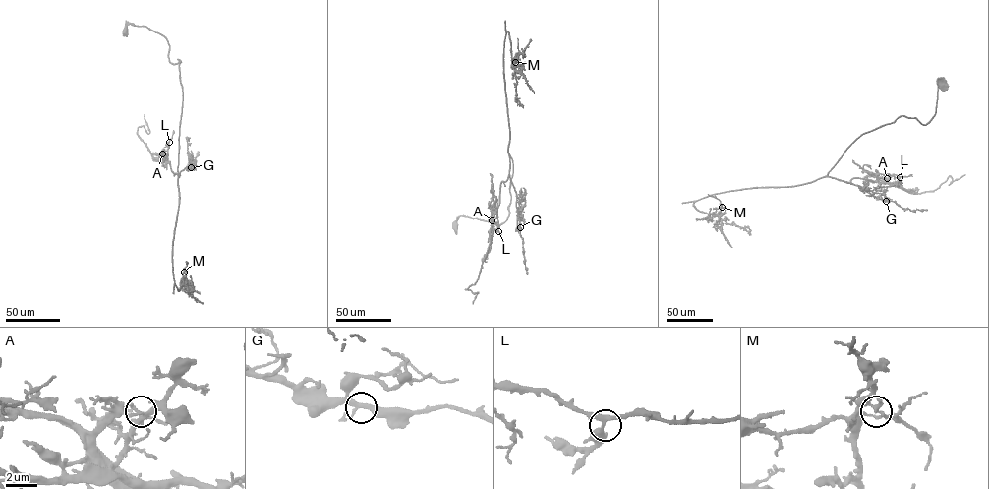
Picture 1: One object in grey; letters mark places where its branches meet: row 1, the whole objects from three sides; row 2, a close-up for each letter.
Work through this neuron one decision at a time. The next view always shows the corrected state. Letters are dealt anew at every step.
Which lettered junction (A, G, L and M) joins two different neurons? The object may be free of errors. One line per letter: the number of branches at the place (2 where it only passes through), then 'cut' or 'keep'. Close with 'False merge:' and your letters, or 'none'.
A: branches 3; cut
G: branches 3; keep
L: branches 3; keep
M: branches 3; keep
False merge: A

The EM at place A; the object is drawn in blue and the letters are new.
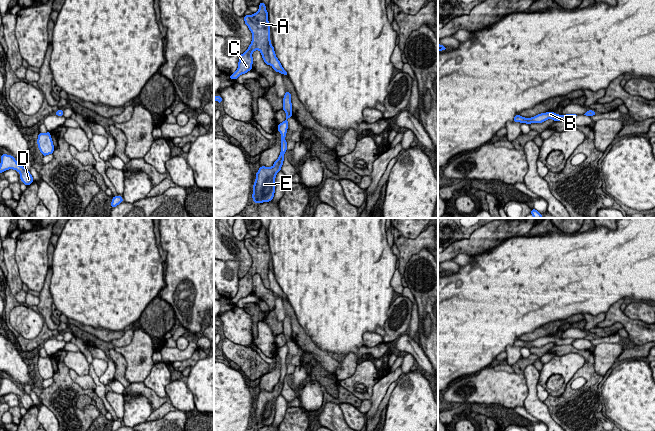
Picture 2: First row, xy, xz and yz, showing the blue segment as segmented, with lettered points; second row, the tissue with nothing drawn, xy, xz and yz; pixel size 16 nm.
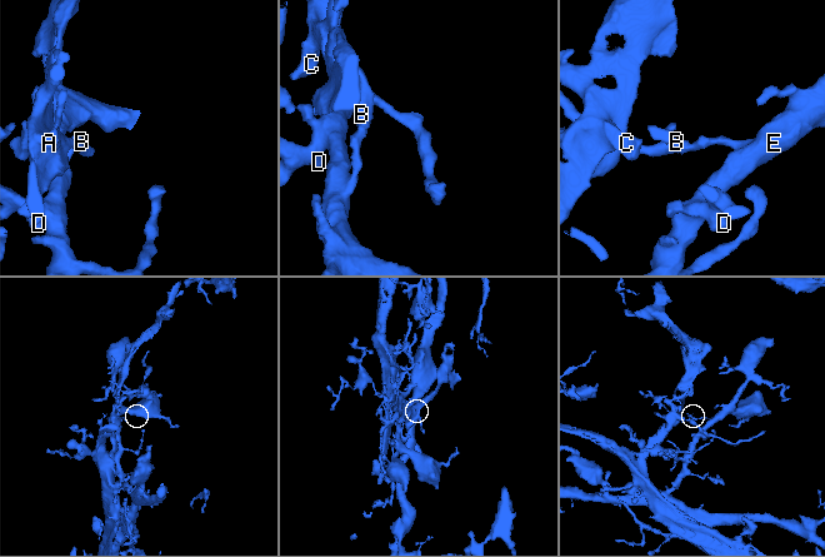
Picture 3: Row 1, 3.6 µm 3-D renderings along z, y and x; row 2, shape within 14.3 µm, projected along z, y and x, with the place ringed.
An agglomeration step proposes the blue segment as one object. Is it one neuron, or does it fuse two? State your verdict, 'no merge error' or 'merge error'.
merge error

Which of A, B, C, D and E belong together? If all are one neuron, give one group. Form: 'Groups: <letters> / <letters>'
Groups: A B C / D E

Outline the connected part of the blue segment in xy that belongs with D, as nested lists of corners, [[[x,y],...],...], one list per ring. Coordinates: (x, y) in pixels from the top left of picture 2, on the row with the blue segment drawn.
[[[3,154],[1,156],[0,173],[9,169],[13,169],[19,172],[21,182],[23,182],[26,186],[34,182],[30,172],[24,166],[22,167],[21,165],[19,165],[13,156]]]

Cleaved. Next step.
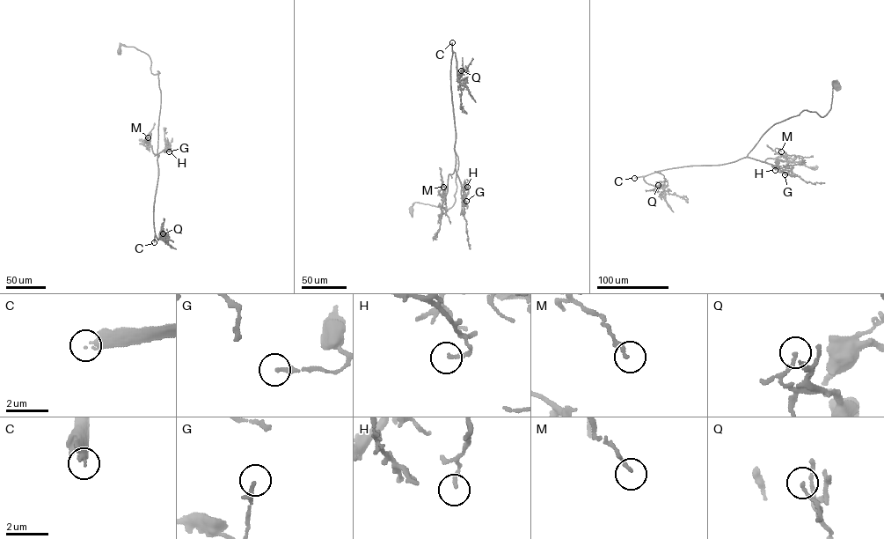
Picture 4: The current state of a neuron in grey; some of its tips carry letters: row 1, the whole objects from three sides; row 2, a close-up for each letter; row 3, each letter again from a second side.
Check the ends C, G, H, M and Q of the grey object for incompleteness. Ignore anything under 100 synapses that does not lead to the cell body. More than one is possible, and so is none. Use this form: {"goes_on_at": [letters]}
{"goes_on_at": ["C"]}

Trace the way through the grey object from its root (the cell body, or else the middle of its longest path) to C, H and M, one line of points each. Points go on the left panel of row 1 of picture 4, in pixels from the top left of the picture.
C: (120, 51), (120, 46), (125, 45), (146, 53), (151, 62), (151, 72), (159, 73), (154, 242)
H: (120, 51), (125, 45), (146, 53), (151, 72), (159, 72), (157, 157), (168, 145), (169, 151)
M: (120, 51), (125, 45), (146, 53), (151, 72), (159, 73), (157, 157), (148, 137)

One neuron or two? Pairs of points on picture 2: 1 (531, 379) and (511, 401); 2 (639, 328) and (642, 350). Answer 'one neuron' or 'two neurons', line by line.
1: two neurons
2: two neurons

